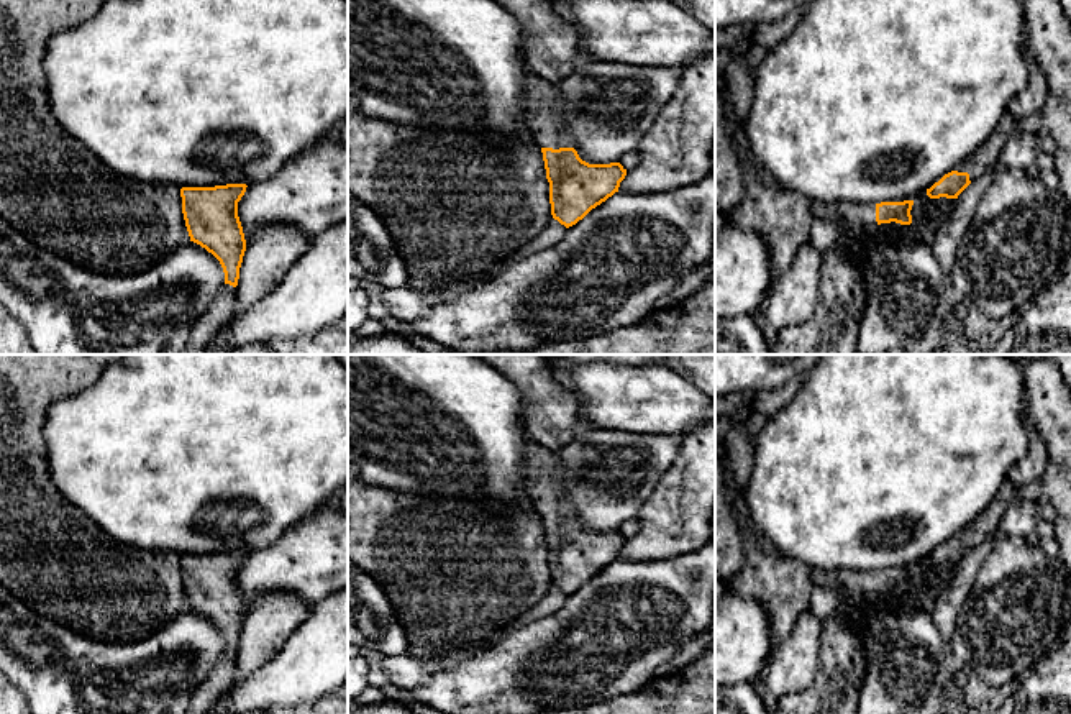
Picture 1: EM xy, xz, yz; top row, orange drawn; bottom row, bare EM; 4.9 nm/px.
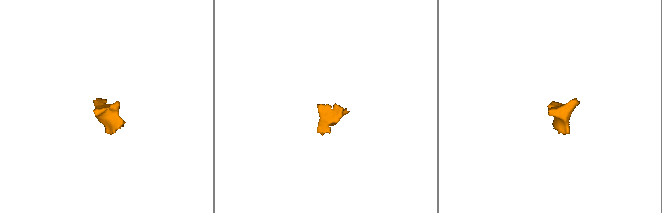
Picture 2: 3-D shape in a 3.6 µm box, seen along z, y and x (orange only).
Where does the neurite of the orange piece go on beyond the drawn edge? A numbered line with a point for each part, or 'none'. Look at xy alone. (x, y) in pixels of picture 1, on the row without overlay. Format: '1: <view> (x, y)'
1: xy (222, 675)

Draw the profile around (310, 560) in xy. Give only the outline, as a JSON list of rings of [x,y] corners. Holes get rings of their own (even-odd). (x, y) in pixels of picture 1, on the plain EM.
[[[325,504],[295,522],[276,543],[249,550],[238,570],[246,614],[253,601],[269,591],[289,591],[310,606],[348,589],[348,512]]]

